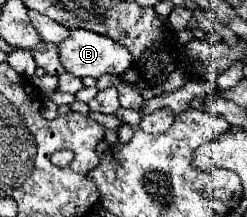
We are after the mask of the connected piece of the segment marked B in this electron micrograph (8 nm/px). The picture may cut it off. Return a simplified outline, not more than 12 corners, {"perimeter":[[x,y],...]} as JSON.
{"perimeter":[[73,28],[59,42],[73,76],[123,74],[133,62],[113,38]]}

